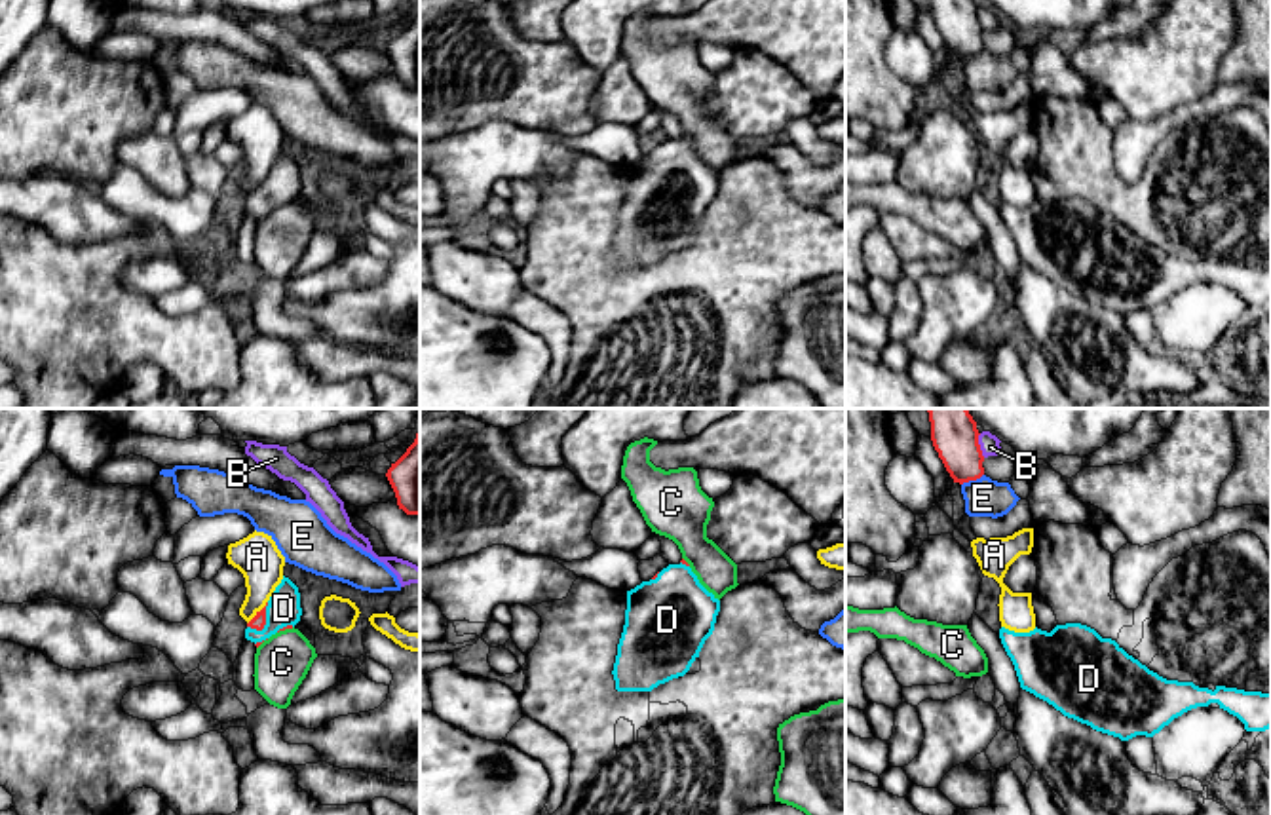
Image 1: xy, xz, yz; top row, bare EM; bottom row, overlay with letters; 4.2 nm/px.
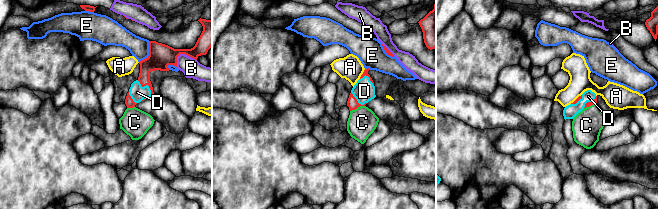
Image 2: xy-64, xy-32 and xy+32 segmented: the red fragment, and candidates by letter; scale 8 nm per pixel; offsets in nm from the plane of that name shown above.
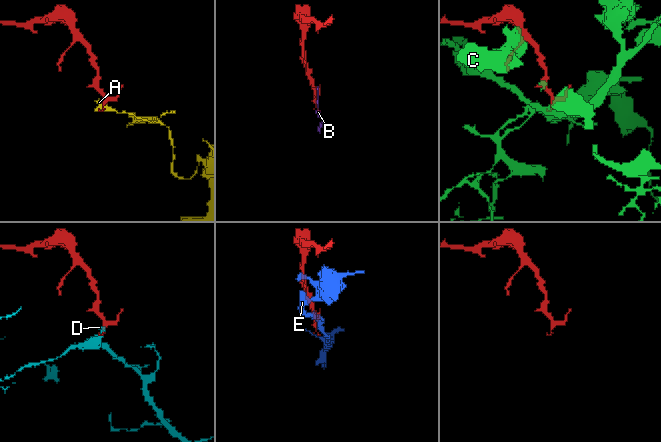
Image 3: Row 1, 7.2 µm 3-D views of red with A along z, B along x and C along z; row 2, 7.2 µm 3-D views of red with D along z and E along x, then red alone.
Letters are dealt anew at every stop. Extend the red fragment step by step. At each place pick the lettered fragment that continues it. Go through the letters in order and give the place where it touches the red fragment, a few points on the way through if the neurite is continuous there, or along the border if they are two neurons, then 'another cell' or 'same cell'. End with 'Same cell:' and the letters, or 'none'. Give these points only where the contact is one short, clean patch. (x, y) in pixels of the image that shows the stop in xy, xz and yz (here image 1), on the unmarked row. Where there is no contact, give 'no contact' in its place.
A: contact xy (259, 187); border xy (266, 175), (247, 198); another cell
B: contact yz (979, 19); another cell
C: contact xy (285, 202); border xy (293, 202), (278, 208); another cell
D: contact xy (265, 198); same cell
E: contact yz (971, 54); another cell
Same cell: D

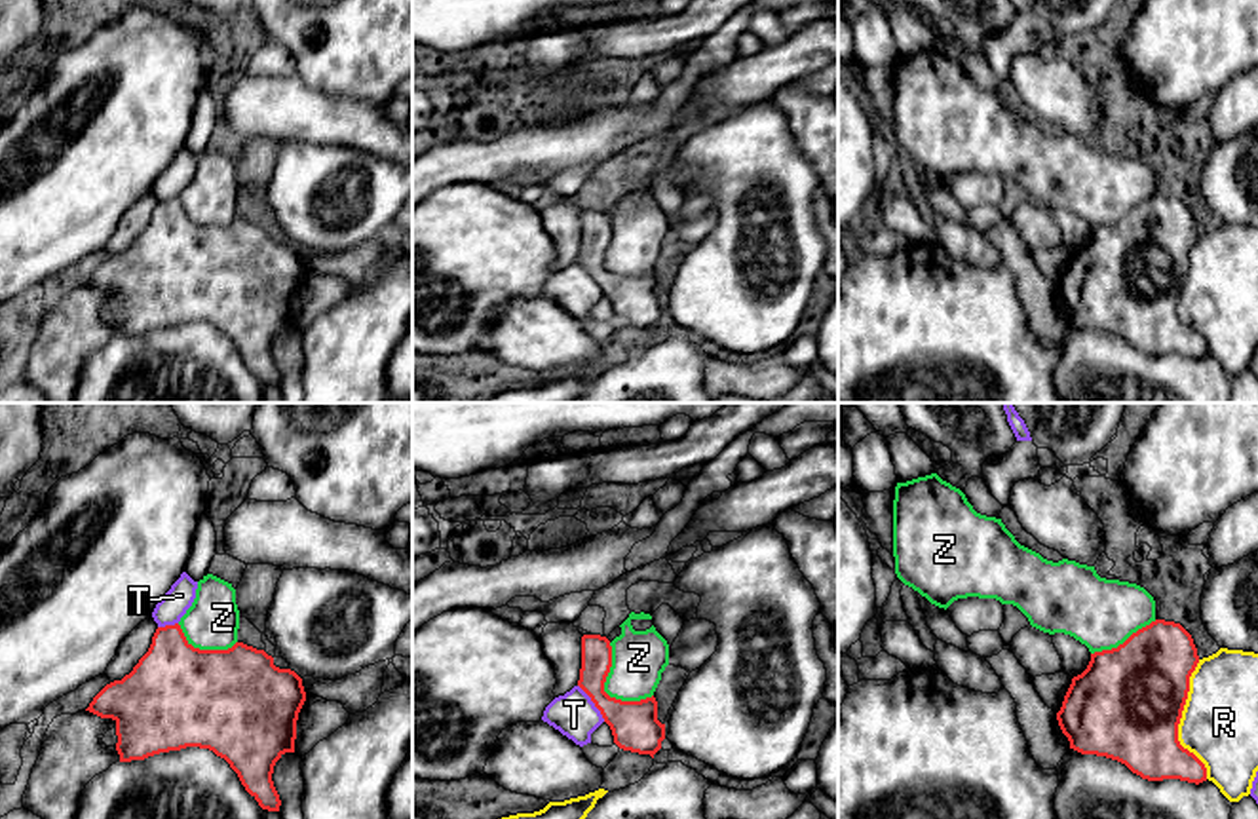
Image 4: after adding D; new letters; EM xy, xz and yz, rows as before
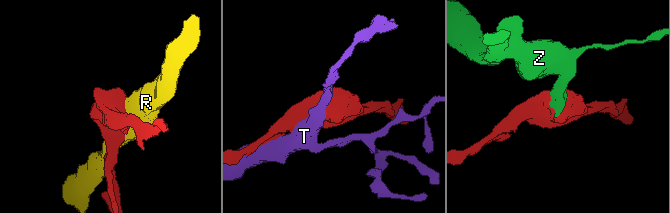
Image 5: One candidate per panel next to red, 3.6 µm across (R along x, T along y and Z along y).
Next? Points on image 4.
R: contact yz (1179, 295); another cell
T: contact xz (593, 276); another cell
Z: contact xz (603, 265); border xz (609, 217), (610, 246), (605, 265), (622, 274), (650, 272); another cell
Same cell: none

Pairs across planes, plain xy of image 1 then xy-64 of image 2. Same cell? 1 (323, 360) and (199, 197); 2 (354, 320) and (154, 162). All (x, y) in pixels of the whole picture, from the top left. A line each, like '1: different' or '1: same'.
1: different
2: different

